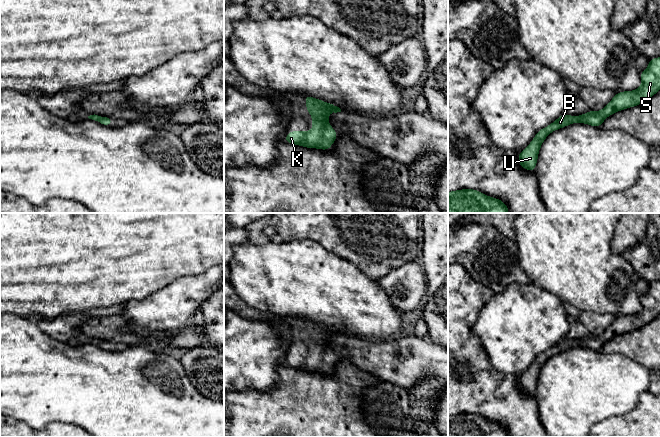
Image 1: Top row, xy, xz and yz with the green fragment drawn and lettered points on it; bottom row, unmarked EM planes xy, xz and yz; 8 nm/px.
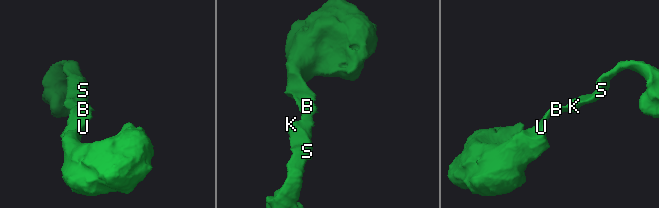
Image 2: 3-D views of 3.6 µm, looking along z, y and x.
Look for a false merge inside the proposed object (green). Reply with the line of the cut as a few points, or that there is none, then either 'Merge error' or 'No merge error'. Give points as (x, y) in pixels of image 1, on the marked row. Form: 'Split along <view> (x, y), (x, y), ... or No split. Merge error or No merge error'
No split. No merge error

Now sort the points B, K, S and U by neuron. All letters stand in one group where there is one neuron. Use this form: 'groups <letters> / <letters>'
groups B K S U

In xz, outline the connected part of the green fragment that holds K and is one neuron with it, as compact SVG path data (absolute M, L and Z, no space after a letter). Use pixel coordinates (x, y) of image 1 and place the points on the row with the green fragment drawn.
M303 96L306 102L306 110L312 116L313 131L289 131L284 142L303 146L305 148L316 148L329 150L338 138L337 132L328 123L330 112L341 112L335 104L316 99L312 96Z

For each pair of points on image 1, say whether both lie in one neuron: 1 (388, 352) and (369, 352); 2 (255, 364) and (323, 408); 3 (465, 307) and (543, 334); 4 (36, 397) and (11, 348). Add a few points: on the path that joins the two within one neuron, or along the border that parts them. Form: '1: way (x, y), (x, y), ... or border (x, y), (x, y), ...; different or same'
1: way (383, 352), (374, 352); same
2: border (283, 365), (276, 384), (257, 389); different
3: border (494, 293), (479, 313), (474, 328), (477, 335); different
4: way (36, 385), (36, 382), (14, 360); same

